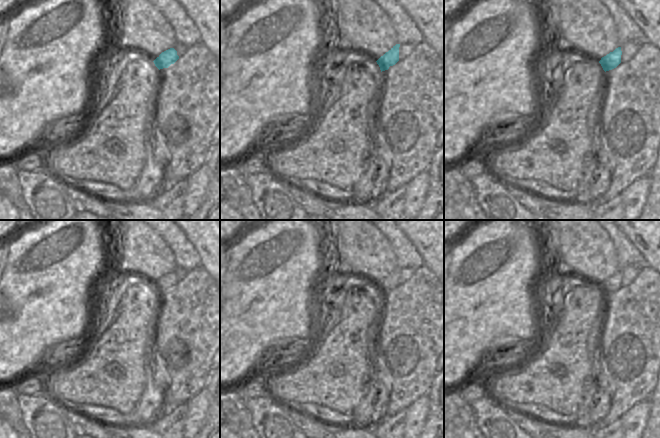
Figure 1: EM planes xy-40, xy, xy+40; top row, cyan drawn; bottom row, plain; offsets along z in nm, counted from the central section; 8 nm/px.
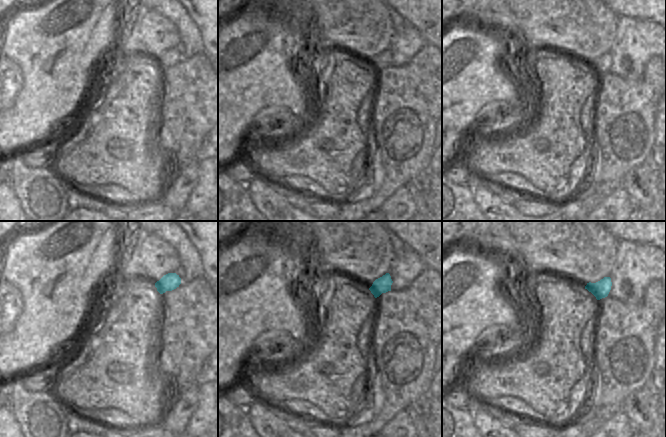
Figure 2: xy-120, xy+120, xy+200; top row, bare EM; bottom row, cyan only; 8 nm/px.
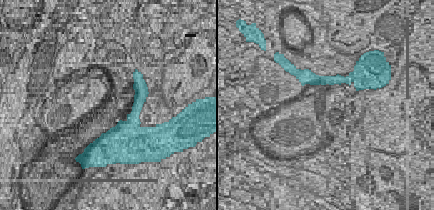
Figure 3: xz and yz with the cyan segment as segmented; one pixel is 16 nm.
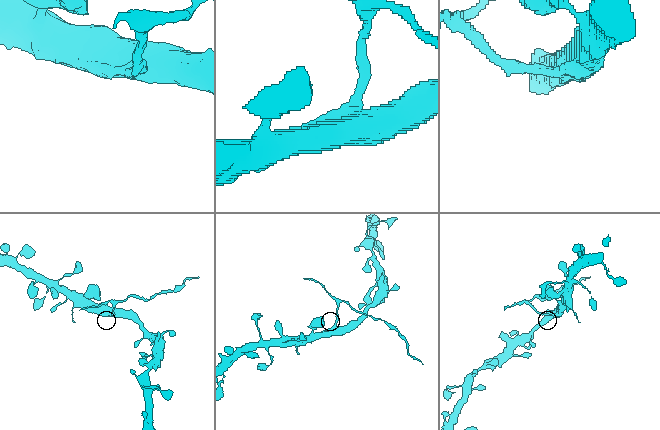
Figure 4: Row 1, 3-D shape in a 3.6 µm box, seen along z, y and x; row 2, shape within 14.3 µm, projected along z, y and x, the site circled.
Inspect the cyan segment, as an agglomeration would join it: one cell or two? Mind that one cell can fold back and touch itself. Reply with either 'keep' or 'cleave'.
cleave

